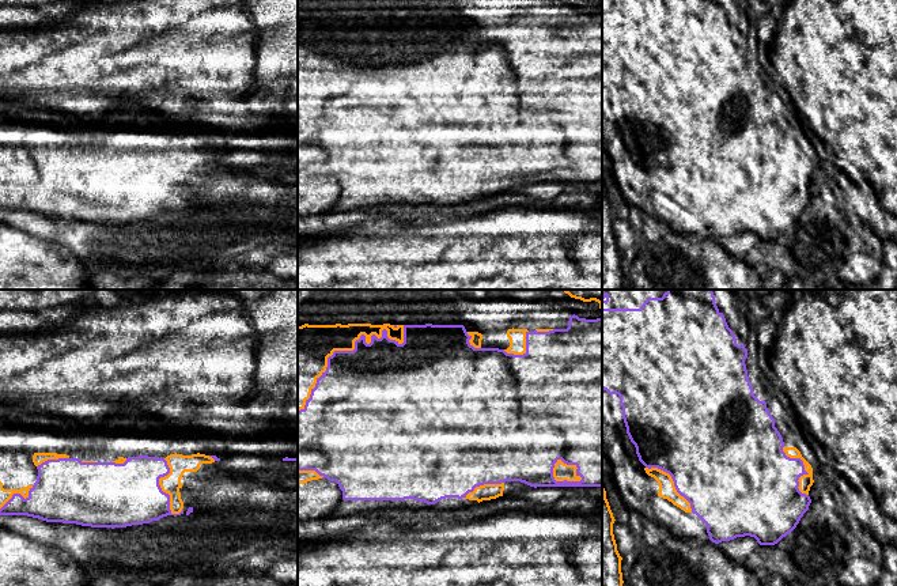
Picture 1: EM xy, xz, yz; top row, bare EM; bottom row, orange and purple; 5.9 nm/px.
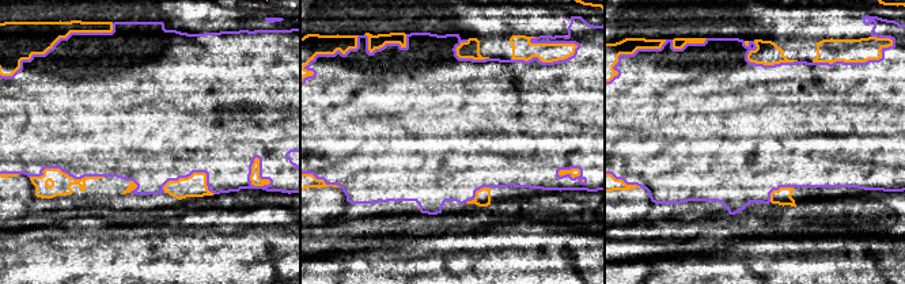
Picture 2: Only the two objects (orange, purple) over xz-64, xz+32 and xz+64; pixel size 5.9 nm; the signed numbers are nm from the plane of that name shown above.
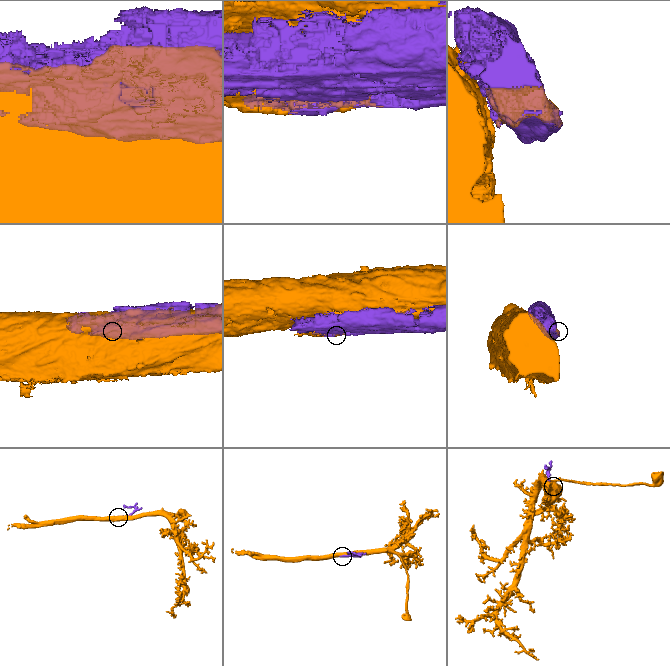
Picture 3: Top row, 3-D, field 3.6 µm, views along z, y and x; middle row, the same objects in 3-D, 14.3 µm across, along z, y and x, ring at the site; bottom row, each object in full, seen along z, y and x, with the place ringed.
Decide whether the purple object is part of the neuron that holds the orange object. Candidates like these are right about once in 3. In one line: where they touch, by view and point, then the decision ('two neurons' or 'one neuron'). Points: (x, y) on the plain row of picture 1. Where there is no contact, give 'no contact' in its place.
meets orange in xz at (354, 41); two neurons

